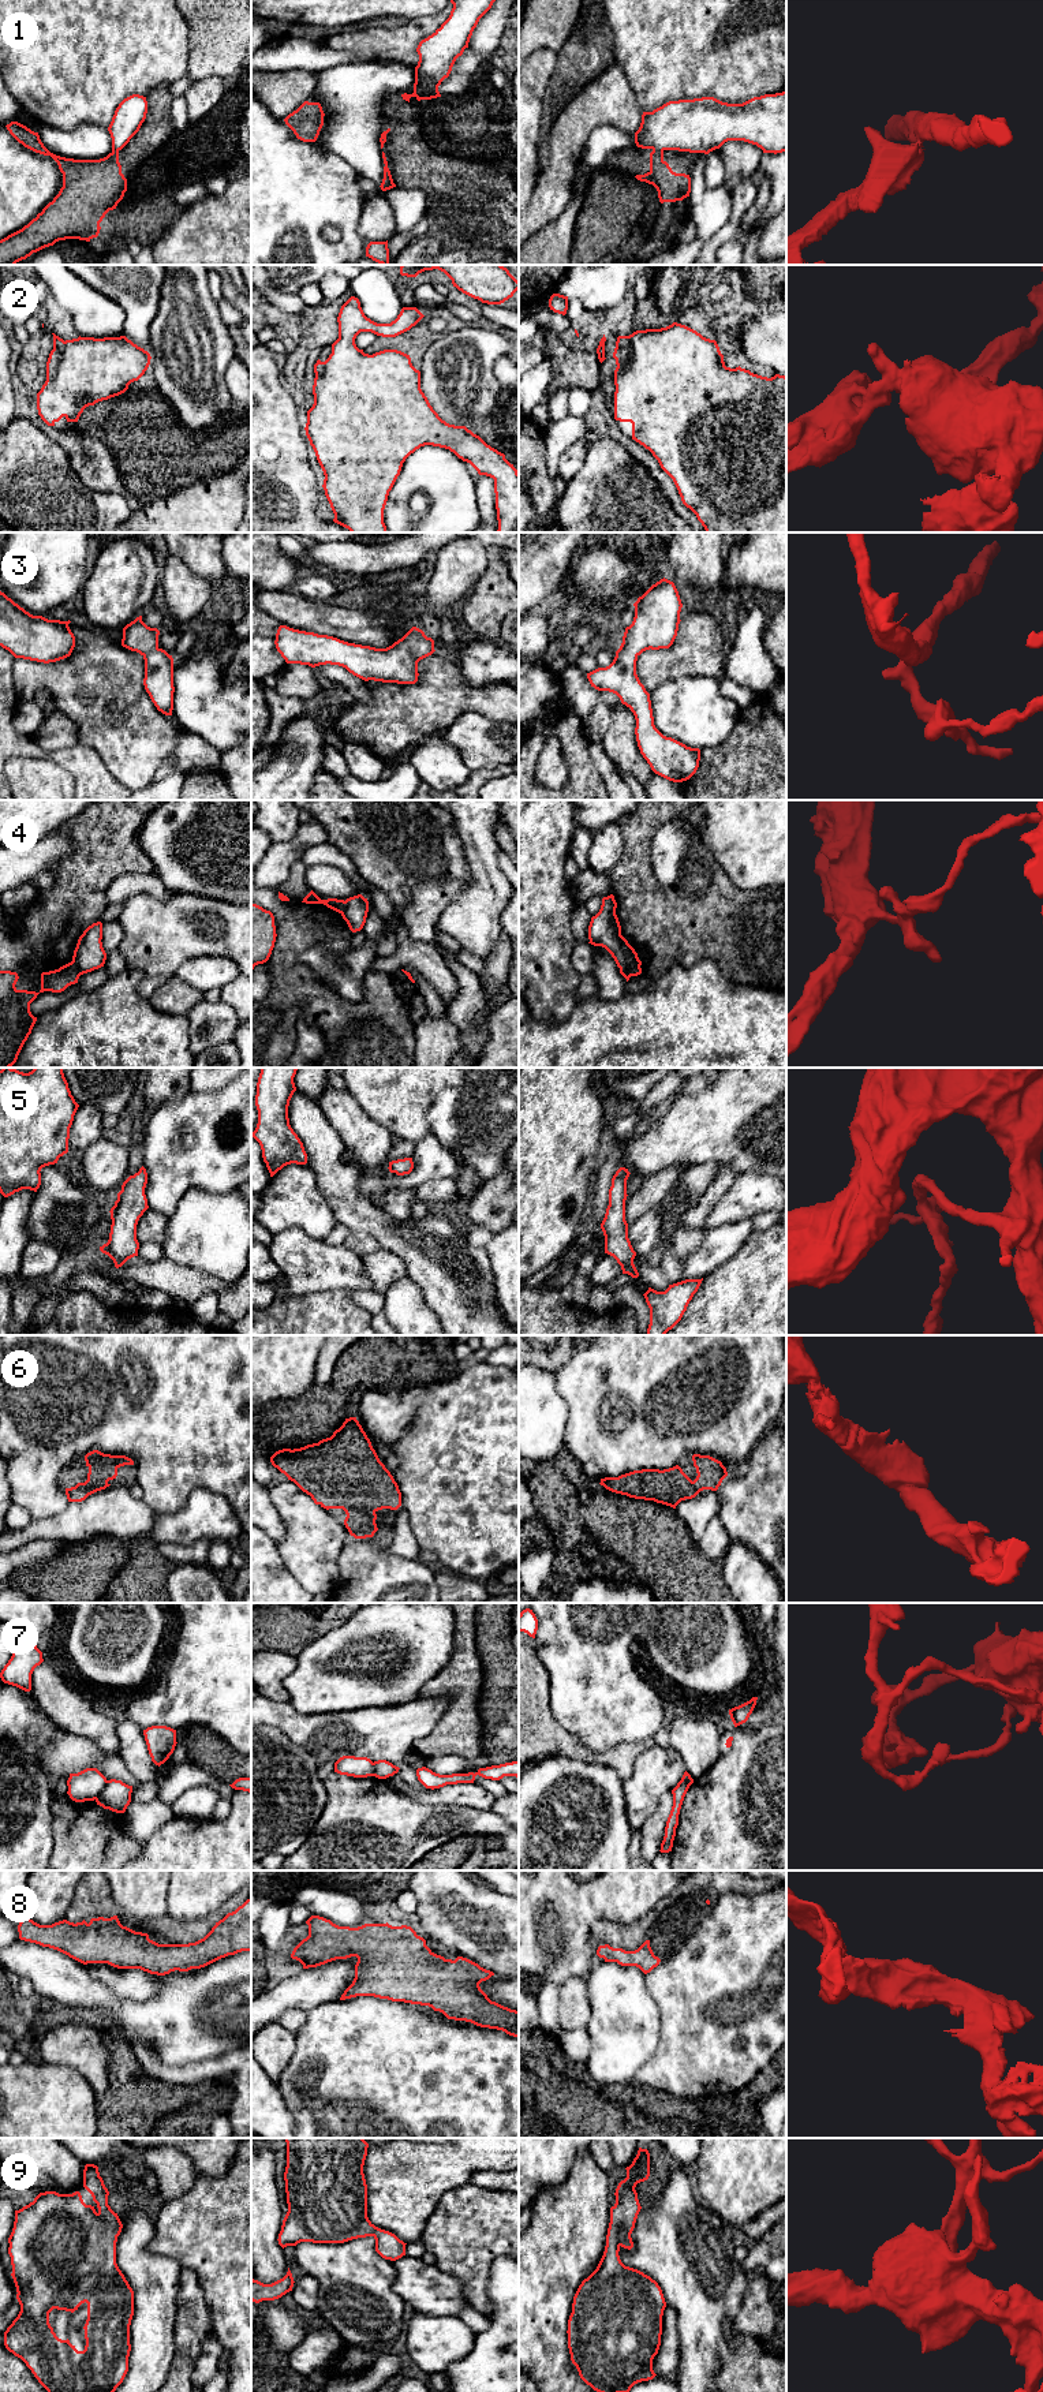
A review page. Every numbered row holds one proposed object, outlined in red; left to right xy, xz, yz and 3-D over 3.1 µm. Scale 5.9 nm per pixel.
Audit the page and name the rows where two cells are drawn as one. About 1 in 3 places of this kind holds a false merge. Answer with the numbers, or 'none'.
1, 2, 4, 7

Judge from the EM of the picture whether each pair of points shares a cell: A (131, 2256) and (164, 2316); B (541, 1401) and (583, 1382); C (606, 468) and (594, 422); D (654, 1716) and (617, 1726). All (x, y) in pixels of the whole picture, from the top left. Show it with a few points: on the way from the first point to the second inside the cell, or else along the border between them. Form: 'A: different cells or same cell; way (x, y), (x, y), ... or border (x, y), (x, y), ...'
A: same cell; way (144, 2271), (154, 2282), (154, 2301)
B: different cells; border (554, 1374), (554, 1387), (568, 1411), (565, 1424)
C: different cells; border (609, 434), (595, 440), (587, 448)
D: same cell; way (645, 1716), (627, 1716)

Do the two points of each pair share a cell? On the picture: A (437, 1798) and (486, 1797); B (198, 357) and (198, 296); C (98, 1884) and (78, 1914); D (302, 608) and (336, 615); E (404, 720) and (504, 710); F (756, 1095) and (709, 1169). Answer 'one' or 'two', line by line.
A: one
B: one
C: one
D: one
E: one
F: two

